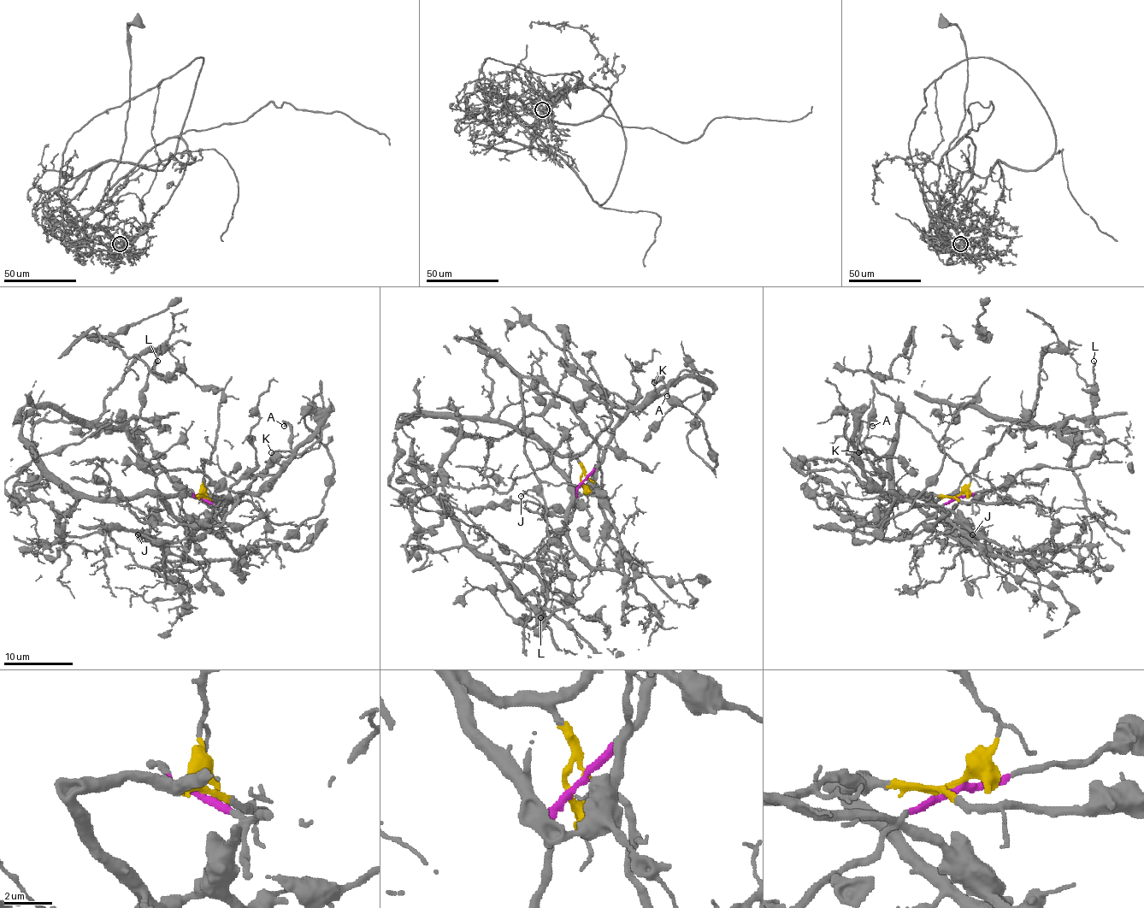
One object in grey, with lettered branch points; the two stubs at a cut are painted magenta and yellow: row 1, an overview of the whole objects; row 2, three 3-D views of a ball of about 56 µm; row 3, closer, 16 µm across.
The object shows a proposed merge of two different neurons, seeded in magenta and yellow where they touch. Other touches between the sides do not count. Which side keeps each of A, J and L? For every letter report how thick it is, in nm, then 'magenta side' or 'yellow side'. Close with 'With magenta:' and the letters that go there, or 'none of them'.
A: calibre 150 nm; yellow side
J: calibre 120 nm; magenta side
L: calibre 120 nm; magenta side
With magenta: J, L

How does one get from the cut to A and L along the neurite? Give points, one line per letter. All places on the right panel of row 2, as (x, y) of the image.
A: (958, 497), (916, 495), (900, 500), (884, 493), (865, 474), (858, 453), (858, 429), (862, 422), (872, 426)
L: (958, 497), (1005, 486), (1025, 468), (1081, 468), (1101, 450), (1103, 434), (1094, 426), (1093, 361)

